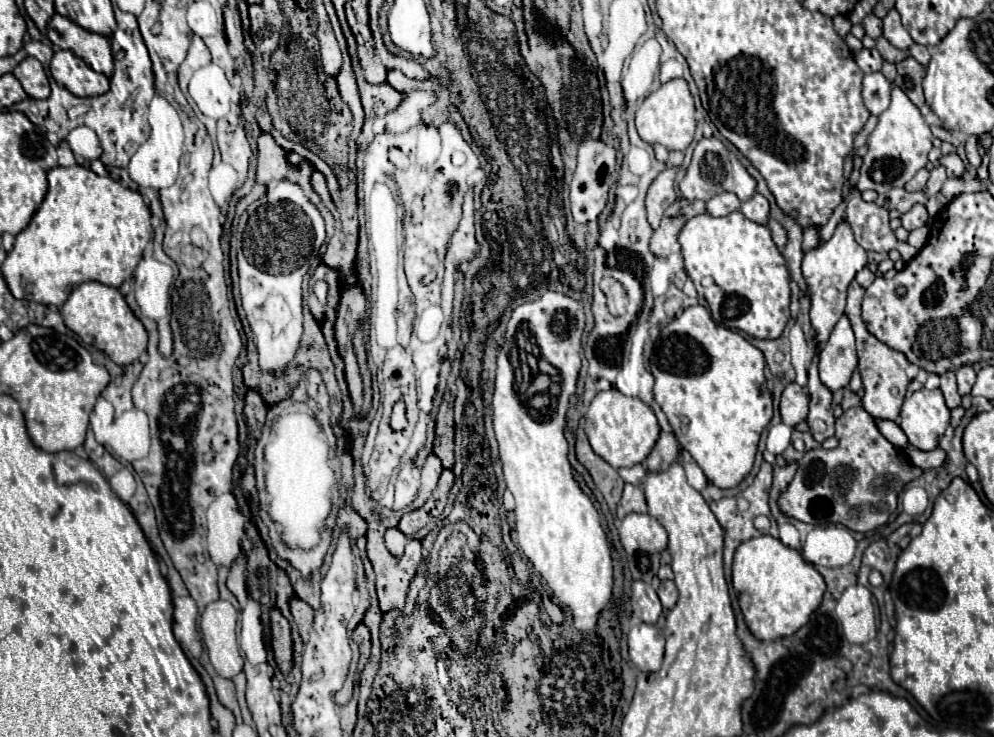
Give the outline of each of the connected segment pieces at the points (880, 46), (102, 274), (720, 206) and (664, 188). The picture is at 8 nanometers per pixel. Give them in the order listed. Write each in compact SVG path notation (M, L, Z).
M877 37L875 41L877 41L877 51L879 51L879 53L883 55L883 59L889 61L889 63L899 63L899 61L903 61L903 59L909 57L909 51L907 51L907 49L901 51L901 49L889 45L889 41L887 41L885 37Z
M81 165L55 167L47 173L47 179L49 191L41 209L35 213L27 229L15 237L15 245L1 265L3 279L13 297L61 307L75 285L85 281L99 281L109 287L119 287L123 281L131 279L137 263L143 257L143 249L153 235L151 213L139 191L123 187L111 177L95 175L91 169Z
M719 193L707 201L707 213L713 217L725 217L741 207L741 201L735 193Z
M669 167L651 183L647 191L647 221L653 229L659 227L665 209L677 199L673 183L675 183L675 169Z

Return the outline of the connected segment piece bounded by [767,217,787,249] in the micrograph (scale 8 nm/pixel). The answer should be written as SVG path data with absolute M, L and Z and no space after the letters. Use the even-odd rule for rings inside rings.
M769 217L769 223L767 223L767 227L771 229L771 233L773 233L773 239L775 239L775 243L779 245L779 249L783 249L785 247L785 229L775 221L775 219L771 219Z

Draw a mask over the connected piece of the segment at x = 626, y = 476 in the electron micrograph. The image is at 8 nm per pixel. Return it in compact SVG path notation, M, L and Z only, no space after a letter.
M635 465L635 467L629 467L629 469L619 469L619 475L625 483L631 483L631 485L639 485L639 481L645 477L645 467L643 465Z

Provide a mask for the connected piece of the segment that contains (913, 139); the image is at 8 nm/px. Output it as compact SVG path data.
M893 87L891 105L879 115L879 123L869 135L869 151L863 157L861 177L855 187L859 191L873 189L877 193L885 193L893 187L903 187L919 169L927 165L927 155L933 147L931 141L931 129L927 127L919 109L909 101L909 97L901 89Z

